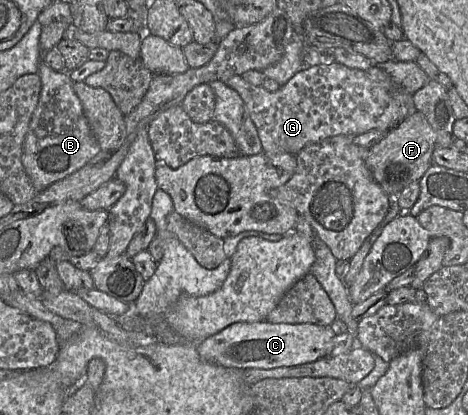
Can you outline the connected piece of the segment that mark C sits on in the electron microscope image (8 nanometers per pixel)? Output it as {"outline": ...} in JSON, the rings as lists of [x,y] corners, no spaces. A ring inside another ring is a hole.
{"outline":[[[236,322],[204,339],[197,351],[203,360],[227,368],[270,369],[301,365],[330,355],[334,336],[329,326],[311,323]]]}

